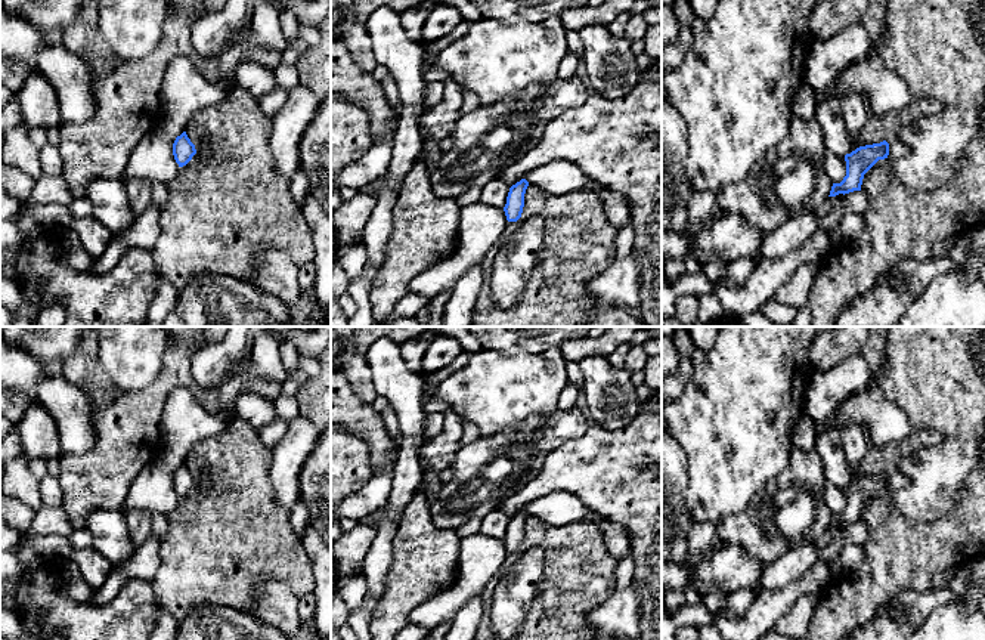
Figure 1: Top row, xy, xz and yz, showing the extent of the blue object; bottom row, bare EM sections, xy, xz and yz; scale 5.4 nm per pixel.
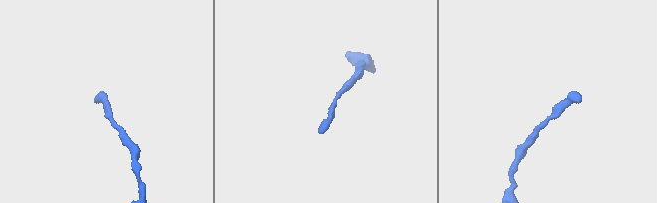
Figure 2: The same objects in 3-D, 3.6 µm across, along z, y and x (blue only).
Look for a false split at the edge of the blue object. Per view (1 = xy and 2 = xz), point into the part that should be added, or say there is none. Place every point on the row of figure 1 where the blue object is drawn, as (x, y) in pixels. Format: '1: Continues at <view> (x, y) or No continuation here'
1: No continuation here
2: No continuation here

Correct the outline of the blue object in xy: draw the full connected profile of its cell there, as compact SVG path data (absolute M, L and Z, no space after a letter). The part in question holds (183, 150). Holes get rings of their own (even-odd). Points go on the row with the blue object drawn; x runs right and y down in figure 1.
M186 132L176 137L173 143L173 155L179 167L186 166L195 154L195 145L191 142Z

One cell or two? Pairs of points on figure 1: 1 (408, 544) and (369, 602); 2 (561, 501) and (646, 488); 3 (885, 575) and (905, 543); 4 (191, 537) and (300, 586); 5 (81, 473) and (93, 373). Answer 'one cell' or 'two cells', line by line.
1: two cells
2: two cells
3: one cell
4: one cell
5: one cell

